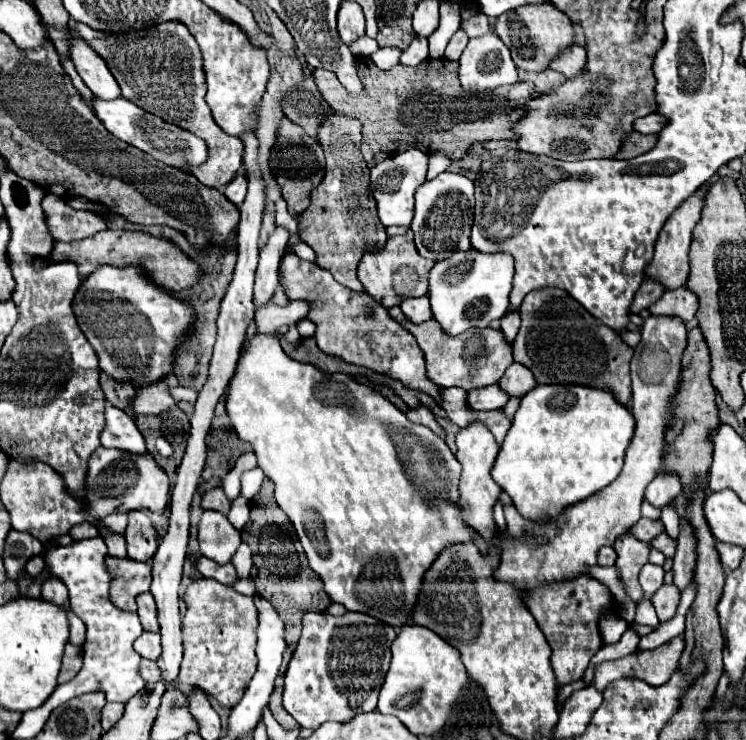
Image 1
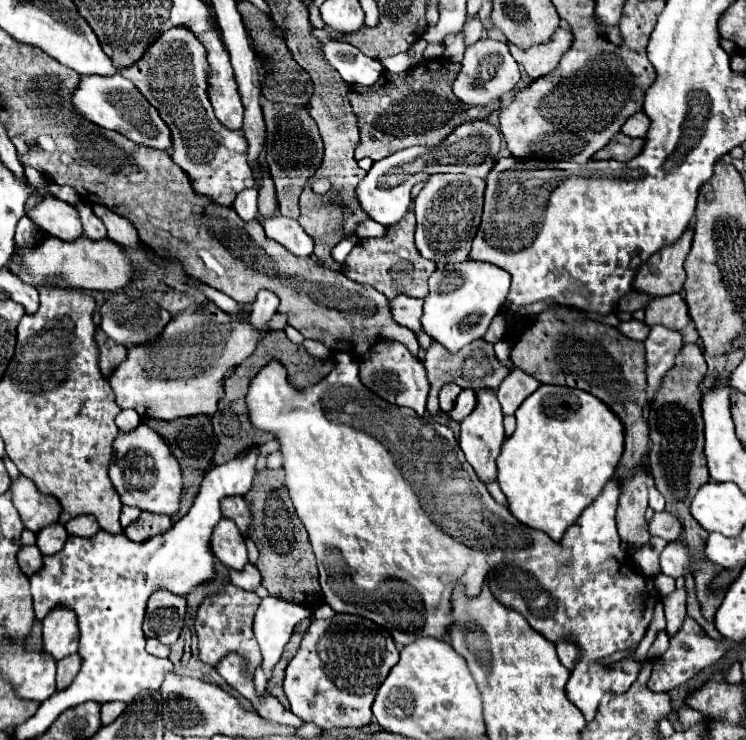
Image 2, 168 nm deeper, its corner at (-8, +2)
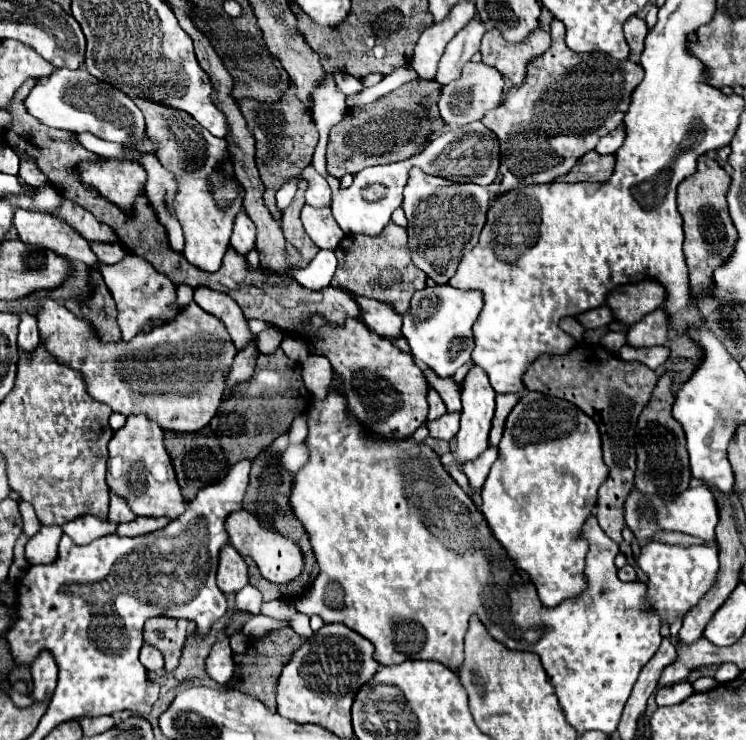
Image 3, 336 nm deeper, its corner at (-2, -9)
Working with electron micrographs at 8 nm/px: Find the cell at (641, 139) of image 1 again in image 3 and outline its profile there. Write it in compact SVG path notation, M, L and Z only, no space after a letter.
M589 151L579 159L579 163L561 179L557 181L567 181L567 183L577 183L577 181L607 181L615 171L615 155L601 155L597 151Z

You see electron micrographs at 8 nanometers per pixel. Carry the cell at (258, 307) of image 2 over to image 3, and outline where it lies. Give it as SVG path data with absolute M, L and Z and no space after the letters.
M253 335L251 341L243 349L239 349L239 353L237 353L237 357L233 361L233 371L229 371L229 383L225 387L225 395L229 395L233 383L241 383L245 379L251 379L257 357L259 357L259 351L257 351L257 335Z

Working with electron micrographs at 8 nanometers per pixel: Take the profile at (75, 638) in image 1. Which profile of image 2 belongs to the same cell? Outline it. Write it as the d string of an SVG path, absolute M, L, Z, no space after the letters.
M55 608L43 620L43 650L55 660L77 652L79 630L75 614L67 608Z

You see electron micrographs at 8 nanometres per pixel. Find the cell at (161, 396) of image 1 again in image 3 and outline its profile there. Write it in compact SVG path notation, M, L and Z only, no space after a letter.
M51 299L43 303L37 319L39 319L41 341L45 339L47 351L53 353L55 359L59 359L61 363L81 371L87 383L87 391L95 401L101 401L109 405L115 413L123 413L127 417L147 415L147 419L155 421L165 431L191 433L191 431L199 431L213 419L221 403L223 389L227 385L233 357L237 355L235 343L231 341L221 319L209 315L197 303L189 303L181 311L181 315L177 315L173 321L157 325L147 333L139 333L129 343L125 341L109 343L109 345L101 343L99 337L93 333L93 329L85 321L77 319L71 311L67 311L63 305Z

